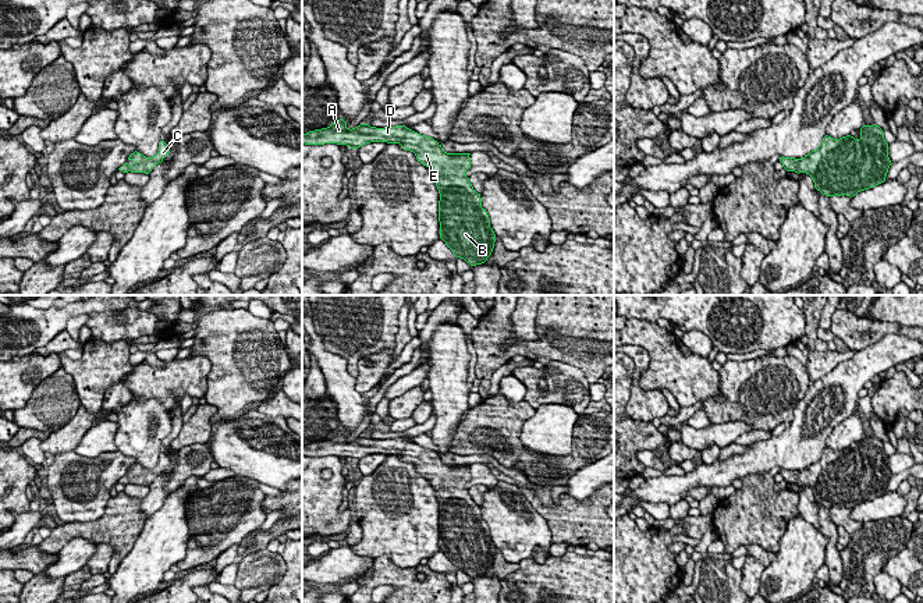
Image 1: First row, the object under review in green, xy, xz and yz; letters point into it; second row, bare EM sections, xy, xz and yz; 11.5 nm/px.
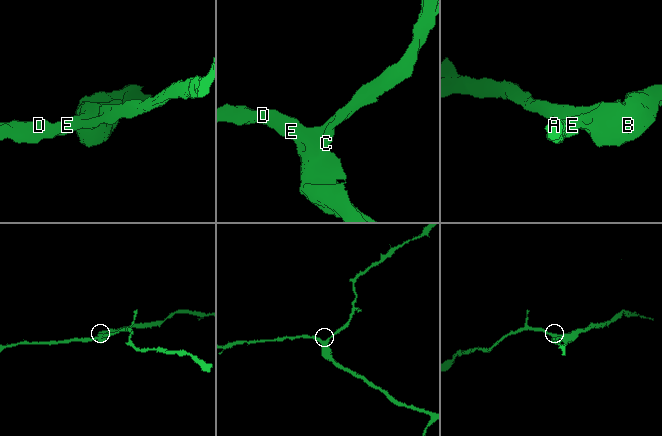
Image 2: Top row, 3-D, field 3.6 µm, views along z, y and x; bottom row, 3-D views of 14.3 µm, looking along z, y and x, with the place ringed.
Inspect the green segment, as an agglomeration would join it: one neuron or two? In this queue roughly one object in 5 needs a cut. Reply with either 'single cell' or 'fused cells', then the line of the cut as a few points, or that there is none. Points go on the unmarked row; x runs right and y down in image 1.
single cell; no cut

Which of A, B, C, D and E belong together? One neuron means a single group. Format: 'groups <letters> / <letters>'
groups A B C D E

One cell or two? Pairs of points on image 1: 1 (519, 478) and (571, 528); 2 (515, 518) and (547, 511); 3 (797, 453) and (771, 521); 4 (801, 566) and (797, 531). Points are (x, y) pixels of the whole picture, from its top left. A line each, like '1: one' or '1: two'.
1: two
2: two
3: two
4: one

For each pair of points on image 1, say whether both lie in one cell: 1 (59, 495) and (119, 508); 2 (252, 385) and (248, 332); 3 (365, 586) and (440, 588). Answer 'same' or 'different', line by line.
1: different
2: same
3: same

